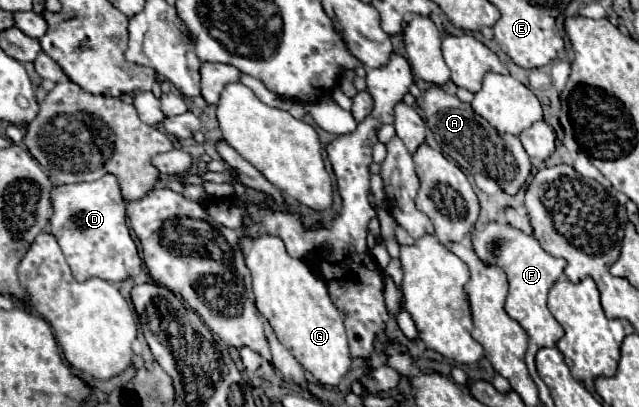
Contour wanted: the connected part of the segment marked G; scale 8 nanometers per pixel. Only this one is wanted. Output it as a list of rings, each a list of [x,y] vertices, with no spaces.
[[[274,235],[252,239],[246,265],[254,281],[256,307],[268,319],[280,343],[316,377],[316,381],[336,387],[344,373],[350,371],[352,357],[344,333],[344,315],[334,307],[328,287],[316,275],[316,269],[302,259],[290,257],[282,239]]]

